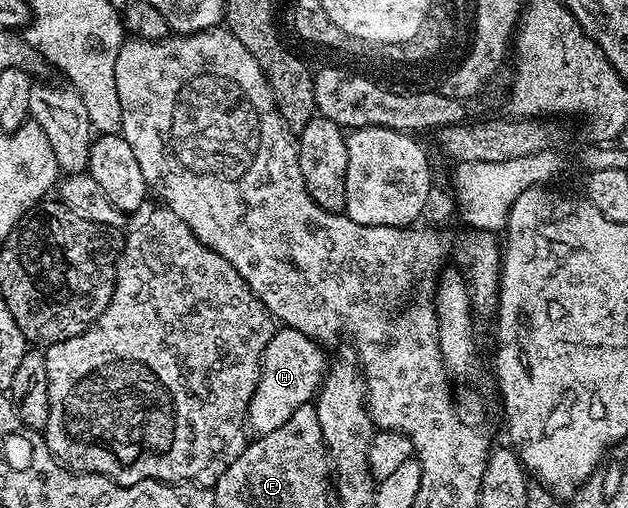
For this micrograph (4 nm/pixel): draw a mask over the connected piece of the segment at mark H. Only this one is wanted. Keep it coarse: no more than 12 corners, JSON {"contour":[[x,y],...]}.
{"contour":[[276,329],[247,410],[256,436],[281,429],[318,396],[320,344]]}

